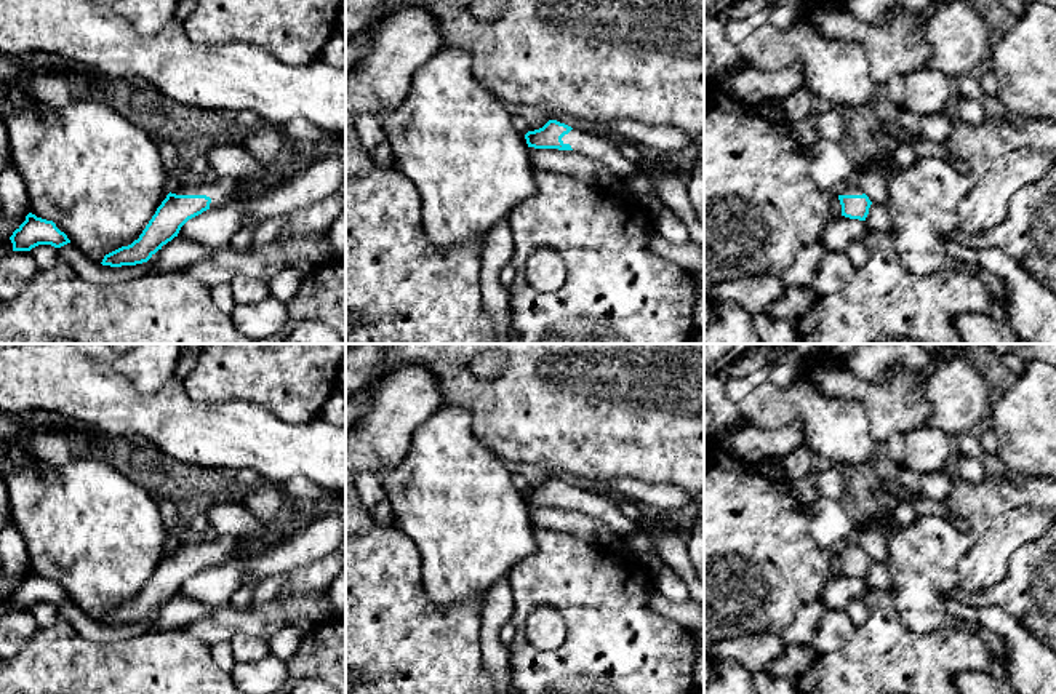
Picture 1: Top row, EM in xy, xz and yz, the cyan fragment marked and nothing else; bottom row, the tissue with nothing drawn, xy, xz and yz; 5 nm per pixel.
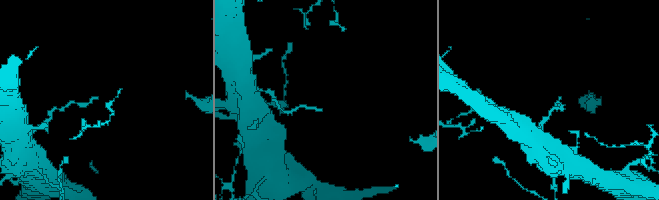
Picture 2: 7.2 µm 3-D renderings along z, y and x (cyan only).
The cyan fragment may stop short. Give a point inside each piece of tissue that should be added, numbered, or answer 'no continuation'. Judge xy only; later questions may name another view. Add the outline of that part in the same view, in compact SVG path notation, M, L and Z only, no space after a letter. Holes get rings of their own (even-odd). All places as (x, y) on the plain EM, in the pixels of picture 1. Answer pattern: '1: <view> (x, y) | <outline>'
1: xy (224, 549) | M219 536L211 542L176 542L170 550L176 553L206 553L211 556L210 566L229 563L246 555L240 545L240 539L235 536Z

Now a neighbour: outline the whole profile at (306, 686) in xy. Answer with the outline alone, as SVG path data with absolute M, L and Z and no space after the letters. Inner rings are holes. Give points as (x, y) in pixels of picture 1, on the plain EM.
M318 680L298 681L290 694L339 694L333 686Z

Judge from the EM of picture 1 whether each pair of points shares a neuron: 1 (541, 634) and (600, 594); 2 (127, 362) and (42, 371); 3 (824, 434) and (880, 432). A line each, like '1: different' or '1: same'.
1: different
2: different
3: different

